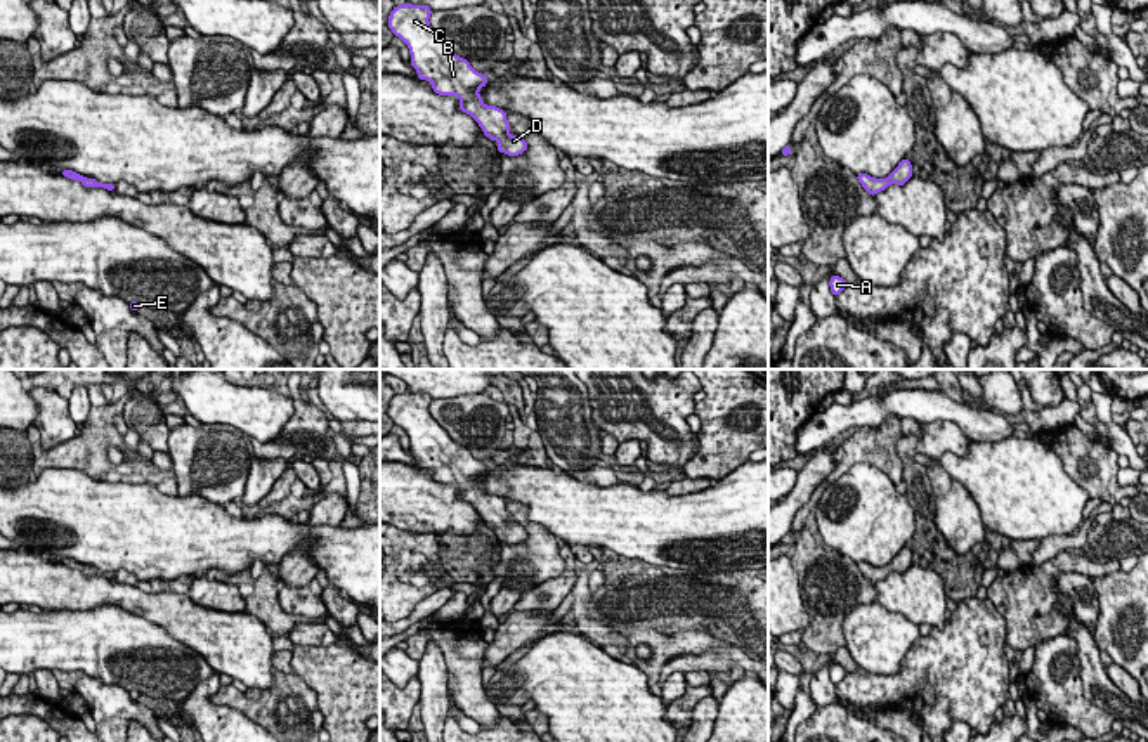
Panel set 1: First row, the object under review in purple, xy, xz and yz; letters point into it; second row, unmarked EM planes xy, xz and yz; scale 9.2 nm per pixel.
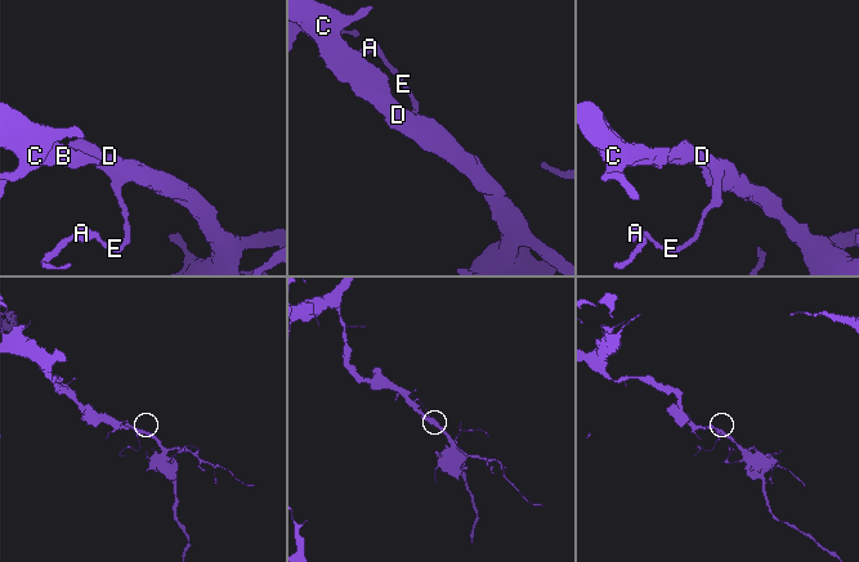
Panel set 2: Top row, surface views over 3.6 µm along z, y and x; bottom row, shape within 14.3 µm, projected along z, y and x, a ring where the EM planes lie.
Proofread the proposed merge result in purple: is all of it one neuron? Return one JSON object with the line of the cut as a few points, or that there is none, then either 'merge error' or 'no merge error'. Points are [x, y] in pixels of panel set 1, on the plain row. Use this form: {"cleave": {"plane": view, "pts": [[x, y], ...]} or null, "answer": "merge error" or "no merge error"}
{"cleave": null, "answer": "no merge error"}

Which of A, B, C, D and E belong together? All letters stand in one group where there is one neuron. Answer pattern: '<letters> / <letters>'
A B C D E

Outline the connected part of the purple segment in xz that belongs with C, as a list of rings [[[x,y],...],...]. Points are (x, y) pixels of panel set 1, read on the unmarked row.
[[[406,390],[404,394],[394,395],[387,411],[394,425],[402,426],[408,433],[411,454],[418,459],[416,466],[432,470],[432,478],[439,484],[458,484],[460,499],[470,503],[479,511],[486,525],[499,530],[496,534],[499,541],[519,544],[527,539],[527,530],[522,525],[510,522],[506,499],[482,491],[484,487],[479,484],[479,478],[487,473],[487,463],[475,459],[466,447],[456,444],[447,435],[447,432],[430,414],[430,402],[432,397],[428,394],[413,394]]]

